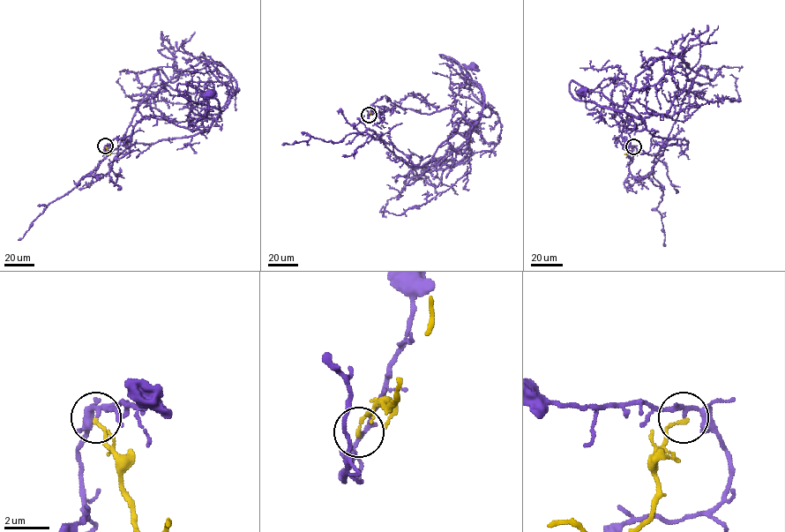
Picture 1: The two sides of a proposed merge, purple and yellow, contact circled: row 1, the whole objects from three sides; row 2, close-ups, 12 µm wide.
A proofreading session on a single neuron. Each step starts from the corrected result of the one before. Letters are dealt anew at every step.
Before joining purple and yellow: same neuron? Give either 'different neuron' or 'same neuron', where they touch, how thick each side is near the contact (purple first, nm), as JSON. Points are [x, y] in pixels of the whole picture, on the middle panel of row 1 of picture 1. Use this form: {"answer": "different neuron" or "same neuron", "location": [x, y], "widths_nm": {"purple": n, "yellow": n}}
{"answer": "different neuron", "location": [369, 115], "widths_nm": {"purple": 170, "yellow": 150}}

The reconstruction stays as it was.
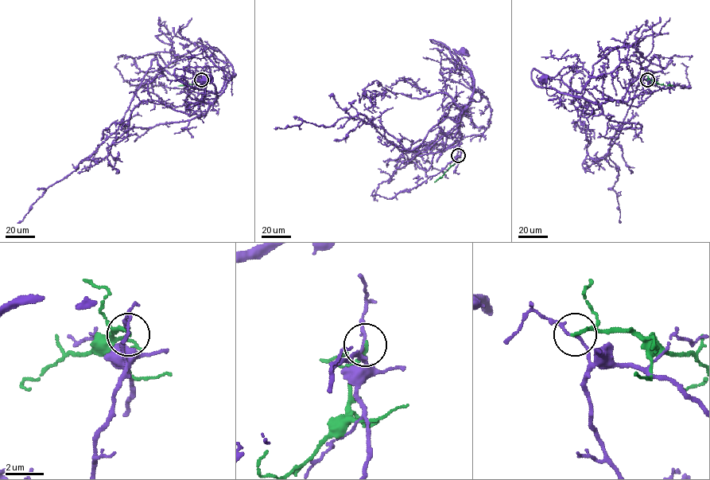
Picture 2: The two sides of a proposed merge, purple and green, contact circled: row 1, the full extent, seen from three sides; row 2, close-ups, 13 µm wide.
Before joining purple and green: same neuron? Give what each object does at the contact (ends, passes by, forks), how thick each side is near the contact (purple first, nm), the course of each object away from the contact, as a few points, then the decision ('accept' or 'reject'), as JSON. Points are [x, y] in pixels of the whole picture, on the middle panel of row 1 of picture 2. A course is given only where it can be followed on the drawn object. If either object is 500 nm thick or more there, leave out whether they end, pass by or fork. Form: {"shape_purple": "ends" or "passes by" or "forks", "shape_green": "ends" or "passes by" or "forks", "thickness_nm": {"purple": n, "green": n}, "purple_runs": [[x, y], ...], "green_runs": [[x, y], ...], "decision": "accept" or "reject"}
{"shape_purple": "passes by", "shape_green": "ends", "thickness_nm": {"purple": 130, "green": 180}, "purple_runs": [[457, 155], [455, 159], [460, 154], [455, 137], [457, 116], [473, 91], [472, 72], [455, 52], [463, 51]], "green_runs": [[457, 155], [456, 161], [434, 181]], "decision": "reject"}

